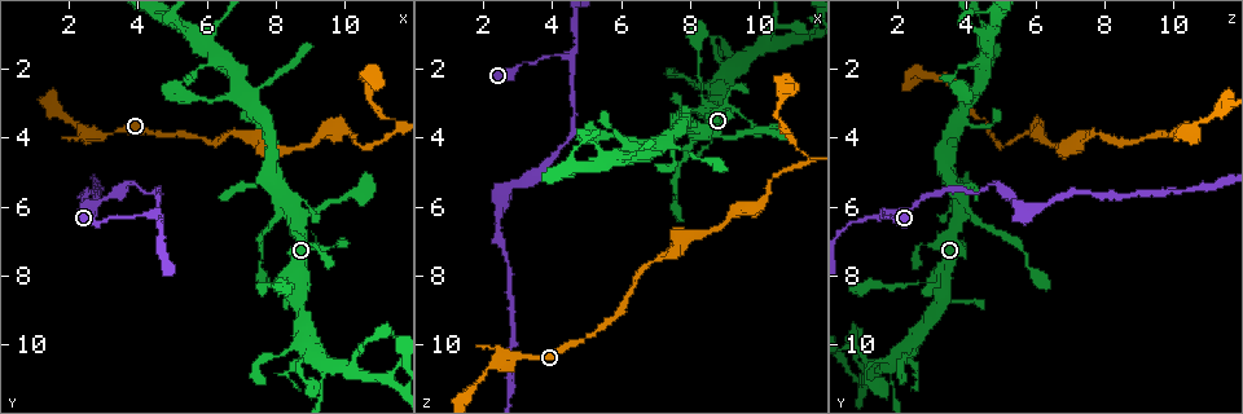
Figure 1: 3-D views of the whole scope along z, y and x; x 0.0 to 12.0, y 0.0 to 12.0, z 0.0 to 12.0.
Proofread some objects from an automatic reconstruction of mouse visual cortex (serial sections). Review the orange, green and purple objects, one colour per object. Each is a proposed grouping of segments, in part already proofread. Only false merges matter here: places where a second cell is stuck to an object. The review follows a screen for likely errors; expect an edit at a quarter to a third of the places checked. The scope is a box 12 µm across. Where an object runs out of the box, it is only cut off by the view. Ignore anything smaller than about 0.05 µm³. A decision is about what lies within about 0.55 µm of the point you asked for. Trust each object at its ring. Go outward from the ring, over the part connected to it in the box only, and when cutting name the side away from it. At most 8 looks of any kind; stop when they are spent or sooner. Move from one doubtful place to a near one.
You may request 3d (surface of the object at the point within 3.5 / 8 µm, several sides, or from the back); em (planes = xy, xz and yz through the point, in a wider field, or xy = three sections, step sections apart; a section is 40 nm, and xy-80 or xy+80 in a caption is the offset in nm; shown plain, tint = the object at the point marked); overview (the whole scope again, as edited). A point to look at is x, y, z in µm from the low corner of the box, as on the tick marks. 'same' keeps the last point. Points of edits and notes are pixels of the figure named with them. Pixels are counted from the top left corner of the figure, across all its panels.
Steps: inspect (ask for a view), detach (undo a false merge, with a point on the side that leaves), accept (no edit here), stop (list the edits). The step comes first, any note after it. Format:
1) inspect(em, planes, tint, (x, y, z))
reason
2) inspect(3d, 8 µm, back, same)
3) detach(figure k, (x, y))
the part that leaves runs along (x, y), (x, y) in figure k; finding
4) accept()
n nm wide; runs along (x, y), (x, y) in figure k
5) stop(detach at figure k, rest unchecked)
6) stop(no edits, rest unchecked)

inspect(3d, 3.5 µm, (4.5, 6.2, 1.6))
sharp bend

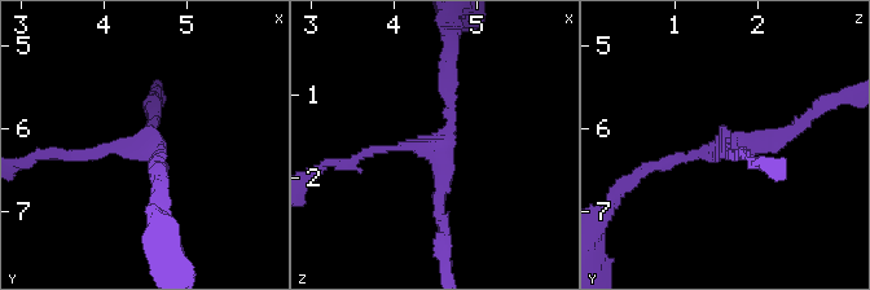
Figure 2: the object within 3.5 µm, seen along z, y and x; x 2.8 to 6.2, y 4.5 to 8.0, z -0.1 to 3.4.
inspect(em, xy, step 5, tint, (4.50, 6.20, 1.65))
3 arms; arms of 150, 200, 200 nm

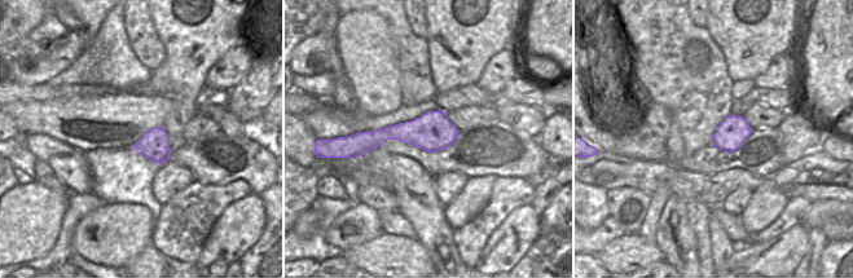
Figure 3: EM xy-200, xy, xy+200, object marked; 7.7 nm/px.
accept()
runs along (350, 163), (374, 149), (434, 149), (442, 225) in figure 2; all the same cell

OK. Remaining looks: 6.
inspect(3d, 3.5 µm, (9.3, 11.3, 1.9))
thin neck

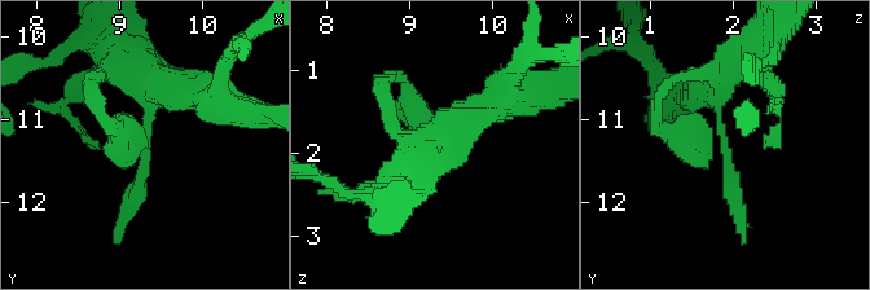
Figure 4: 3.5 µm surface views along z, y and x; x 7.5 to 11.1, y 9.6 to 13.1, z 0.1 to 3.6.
inspect(em, xy, step 1, tint, same)

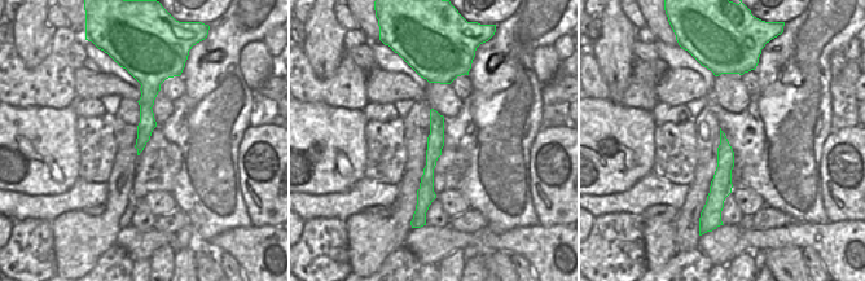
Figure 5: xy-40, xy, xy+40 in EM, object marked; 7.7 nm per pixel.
accept()
runs along (132, 69), (152, 86), (140, 189), (123, 201) in figure 4; one cell here

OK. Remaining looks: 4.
inspect(3d, 3.5 µm, (5.5, 0.9, 4.5))

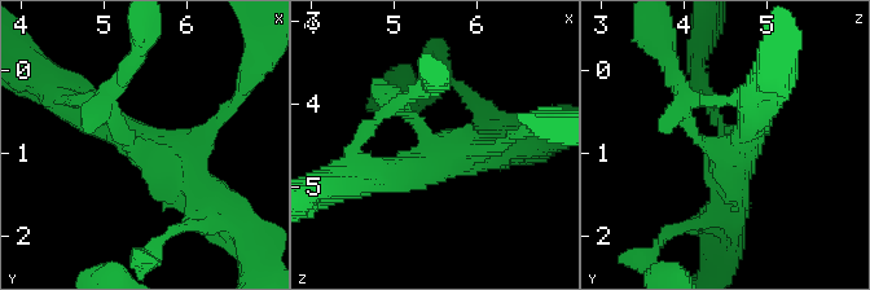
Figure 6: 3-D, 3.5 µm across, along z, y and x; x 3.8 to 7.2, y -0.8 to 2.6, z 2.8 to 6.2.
inspect(em, xy, step 2, tint, (5.40, 0.90, 4.50))
4 arms; arms of 150, 200, 400, 450 nm; shape alone is not enough

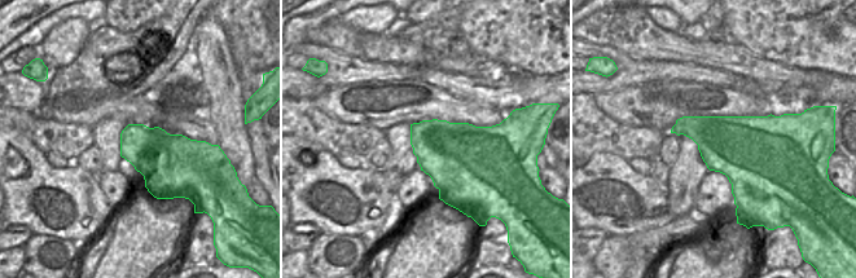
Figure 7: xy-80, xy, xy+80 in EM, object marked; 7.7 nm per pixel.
inspect(em, planes, tint, same)
cut it another way

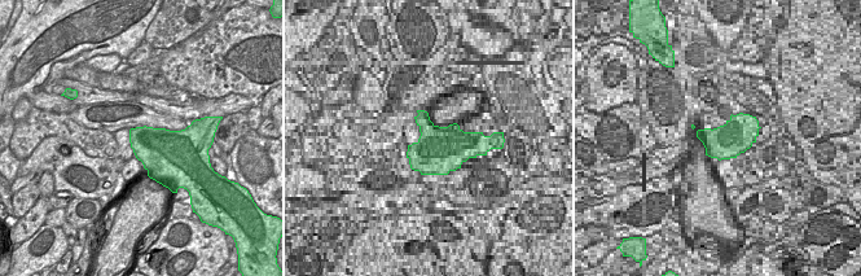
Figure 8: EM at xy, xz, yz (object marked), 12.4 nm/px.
accept()
500 nm wide; runs along (216, 211), (172, 163), (80, 108) in figure 6; continuous, no second cell

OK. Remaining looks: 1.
stop(no edits, rest unchecked)

